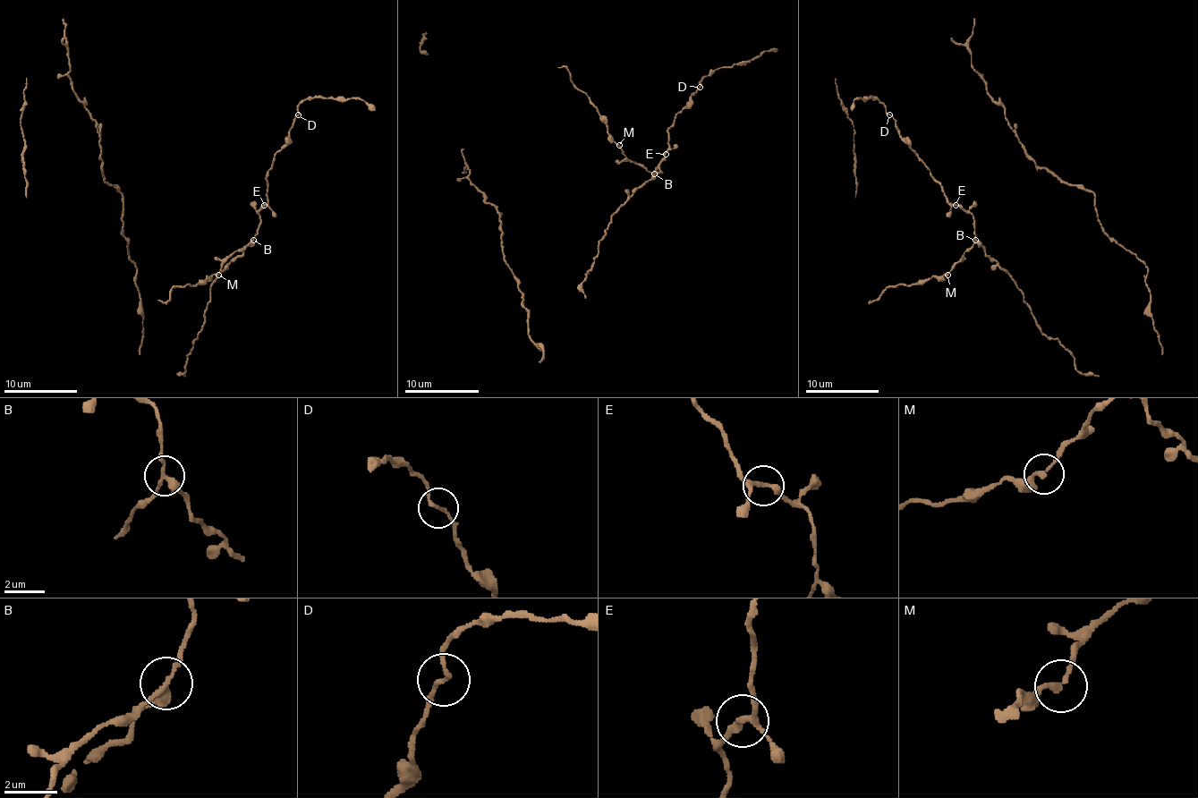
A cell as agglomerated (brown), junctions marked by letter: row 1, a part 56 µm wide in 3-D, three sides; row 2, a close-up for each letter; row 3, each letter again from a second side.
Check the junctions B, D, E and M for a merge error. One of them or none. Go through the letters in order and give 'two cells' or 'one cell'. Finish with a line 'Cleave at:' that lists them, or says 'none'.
B: two cells
D: one cell
E: one cell
M: one cell
Cleave at: B

